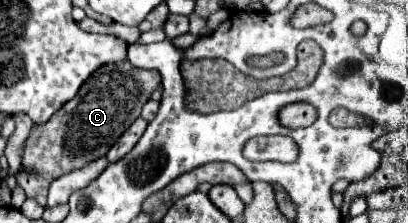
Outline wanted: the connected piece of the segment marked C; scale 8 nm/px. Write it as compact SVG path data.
M130 61L102 65L82 85L76 97L62 105L62 109L58 109L50 121L32 127L22 149L20 171L16 173L18 185L28 197L34 197L40 205L46 205L50 183L104 157L116 139L138 119L142 105L150 99L158 85L160 75L156 71L134 69Z

